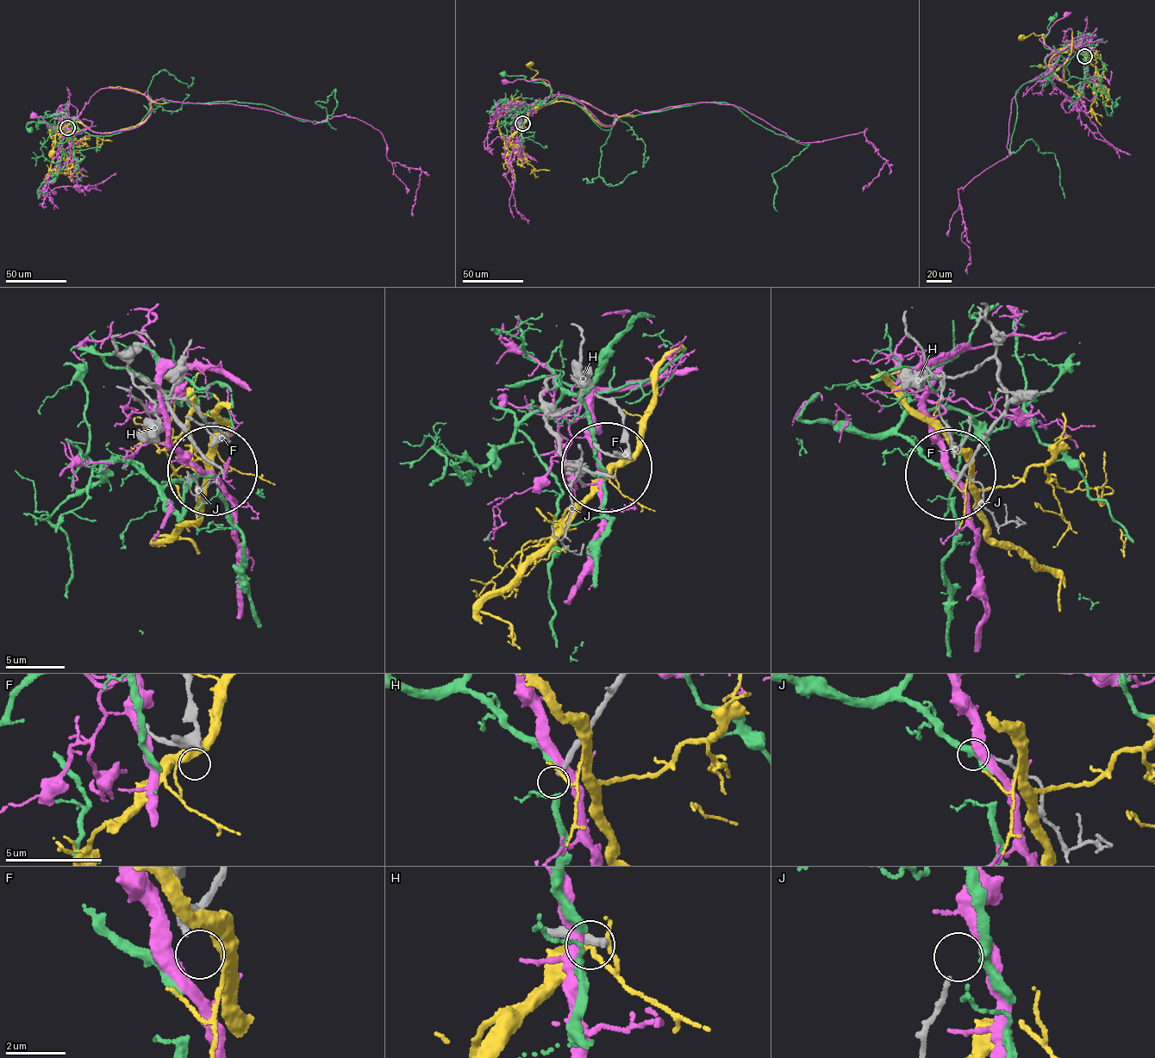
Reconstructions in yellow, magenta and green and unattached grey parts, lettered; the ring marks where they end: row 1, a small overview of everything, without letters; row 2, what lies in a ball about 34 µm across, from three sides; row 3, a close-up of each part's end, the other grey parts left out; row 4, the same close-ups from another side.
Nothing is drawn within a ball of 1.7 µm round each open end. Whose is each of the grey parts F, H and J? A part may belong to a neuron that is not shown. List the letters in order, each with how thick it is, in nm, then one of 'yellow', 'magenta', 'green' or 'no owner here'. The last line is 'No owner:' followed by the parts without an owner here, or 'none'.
F: 360 nm | no owner here
H: 260 nm | no owner here
J: 140 nm | no owner here
No owner: F, H, J

